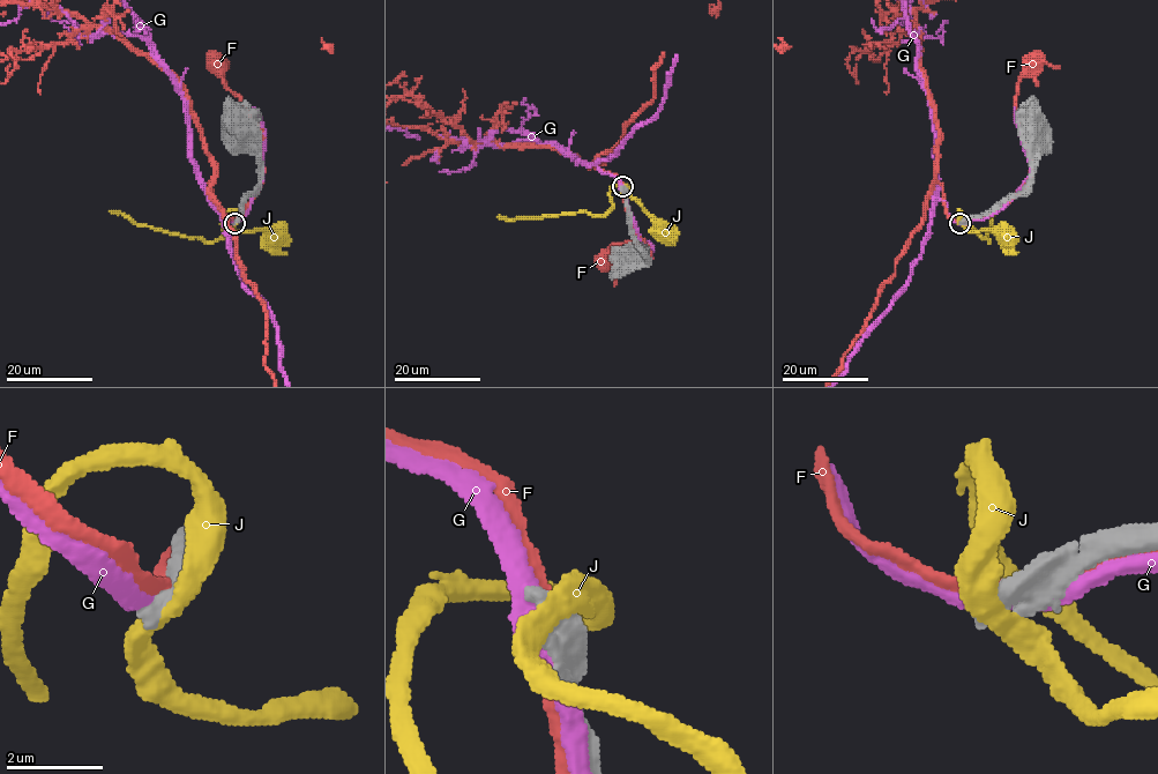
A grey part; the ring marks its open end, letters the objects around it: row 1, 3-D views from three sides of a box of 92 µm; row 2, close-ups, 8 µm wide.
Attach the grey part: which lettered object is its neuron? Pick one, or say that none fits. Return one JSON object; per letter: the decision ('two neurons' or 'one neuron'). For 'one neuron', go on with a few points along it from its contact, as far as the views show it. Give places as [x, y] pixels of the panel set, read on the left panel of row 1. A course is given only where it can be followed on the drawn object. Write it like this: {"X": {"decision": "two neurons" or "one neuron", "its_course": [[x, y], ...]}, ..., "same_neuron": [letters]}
{"F": {"decision": "two neurons"}, "G": {"decision": "two neurons"}, "J": {"decision": "two neurons"}, "same_neuron": []}

